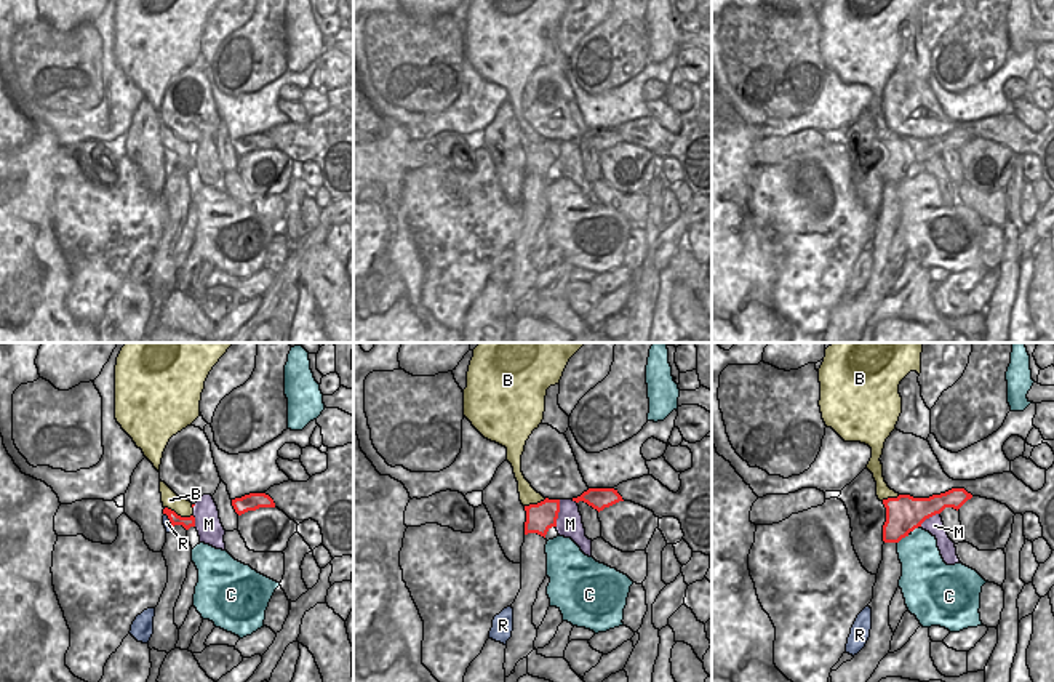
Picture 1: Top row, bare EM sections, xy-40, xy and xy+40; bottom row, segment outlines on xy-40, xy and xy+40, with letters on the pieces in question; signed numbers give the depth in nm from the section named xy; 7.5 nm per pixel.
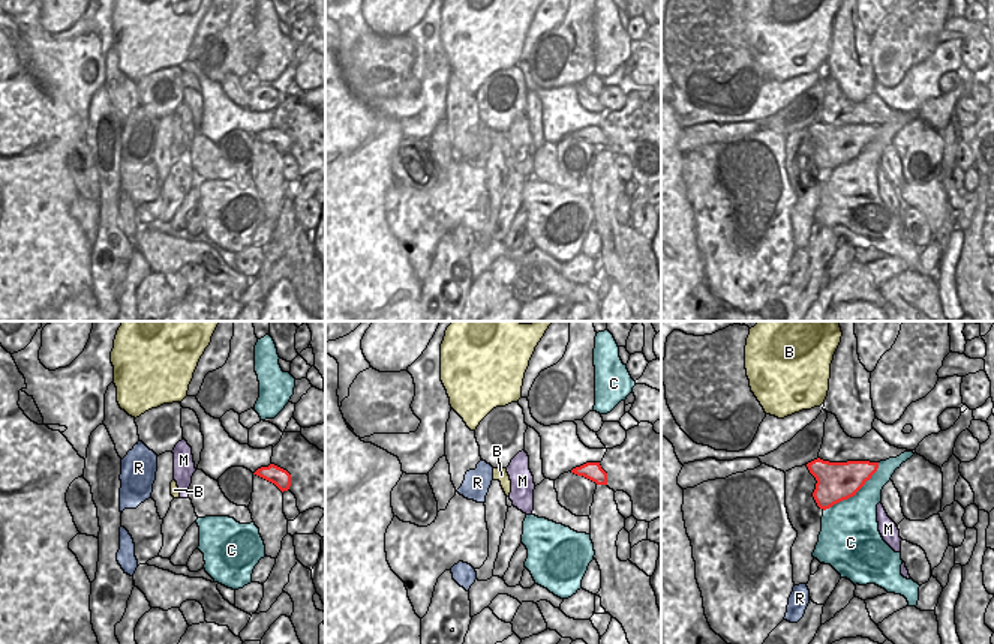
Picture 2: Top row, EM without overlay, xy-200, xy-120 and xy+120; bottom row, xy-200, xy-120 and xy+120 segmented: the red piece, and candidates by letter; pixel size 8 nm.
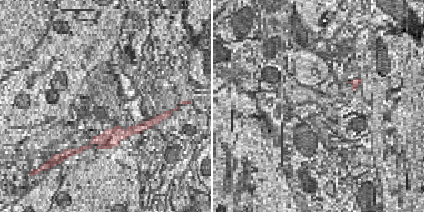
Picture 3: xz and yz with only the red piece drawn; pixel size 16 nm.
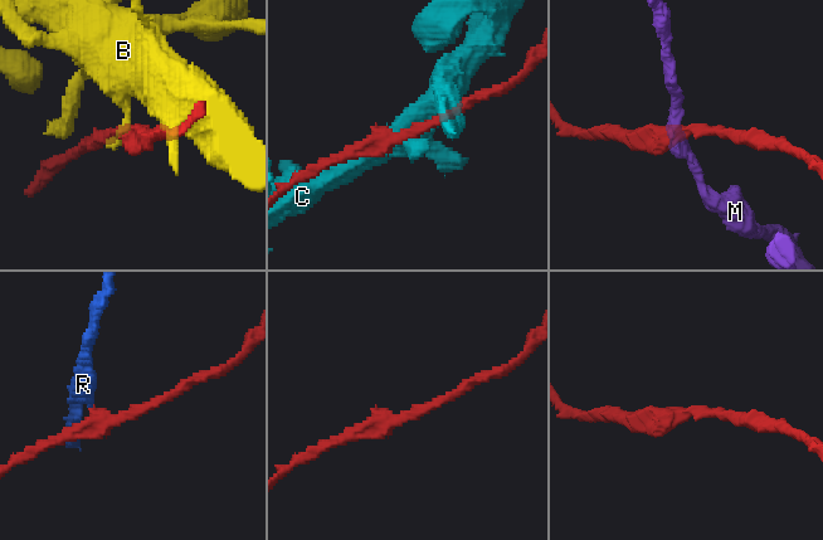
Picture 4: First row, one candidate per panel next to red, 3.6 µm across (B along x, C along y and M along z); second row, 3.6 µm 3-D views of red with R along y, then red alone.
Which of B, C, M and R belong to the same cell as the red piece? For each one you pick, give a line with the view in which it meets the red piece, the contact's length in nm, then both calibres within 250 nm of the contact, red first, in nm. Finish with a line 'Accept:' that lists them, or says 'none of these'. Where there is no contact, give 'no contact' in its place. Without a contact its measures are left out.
Accept: none of these

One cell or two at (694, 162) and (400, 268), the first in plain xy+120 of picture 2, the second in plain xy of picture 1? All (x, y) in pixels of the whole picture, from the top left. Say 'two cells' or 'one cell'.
two cells

